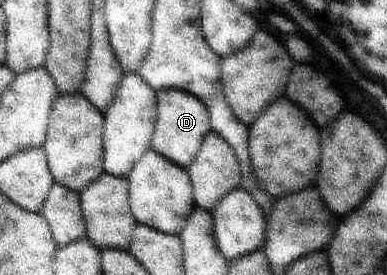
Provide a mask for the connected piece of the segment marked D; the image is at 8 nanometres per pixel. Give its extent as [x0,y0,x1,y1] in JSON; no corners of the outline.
[156,91,210,169]

